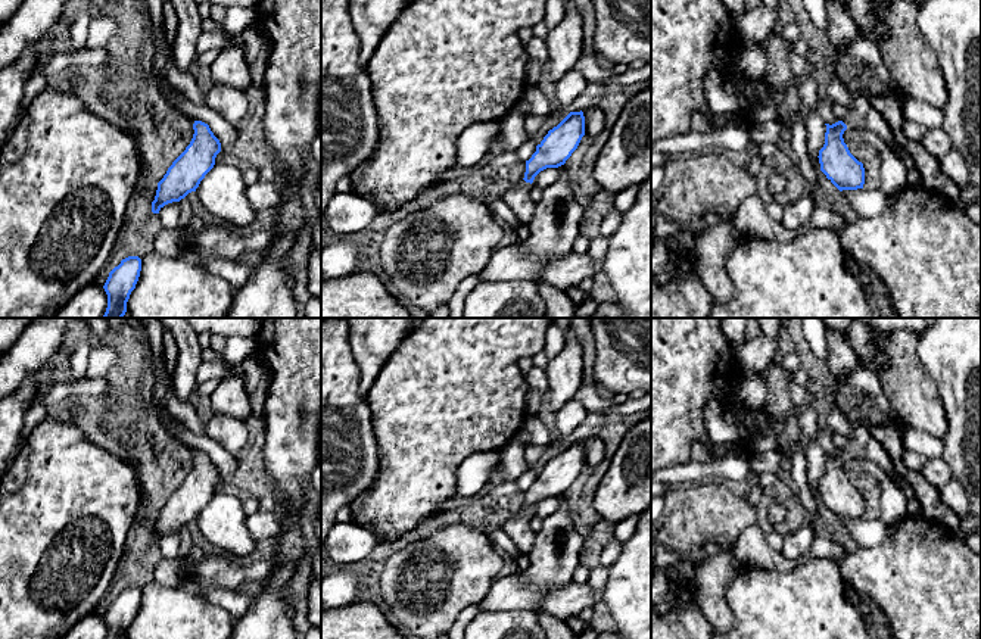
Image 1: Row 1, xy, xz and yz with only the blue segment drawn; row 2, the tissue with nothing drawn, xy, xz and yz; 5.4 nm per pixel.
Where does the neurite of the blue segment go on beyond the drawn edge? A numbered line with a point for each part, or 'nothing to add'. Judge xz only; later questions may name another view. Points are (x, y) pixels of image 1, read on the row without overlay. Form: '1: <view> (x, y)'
1: xz (517, 529)

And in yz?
1: yz (862, 445)

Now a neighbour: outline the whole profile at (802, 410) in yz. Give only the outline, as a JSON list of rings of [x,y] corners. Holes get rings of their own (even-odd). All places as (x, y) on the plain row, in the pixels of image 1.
[[[790,378],[790,393],[792,400],[792,417],[798,421],[800,434],[806,442],[806,459],[809,471],[809,486],[813,496],[820,501],[819,480],[825,474],[826,455],[818,442],[819,430],[816,412],[809,402],[809,393],[804,387]]]

